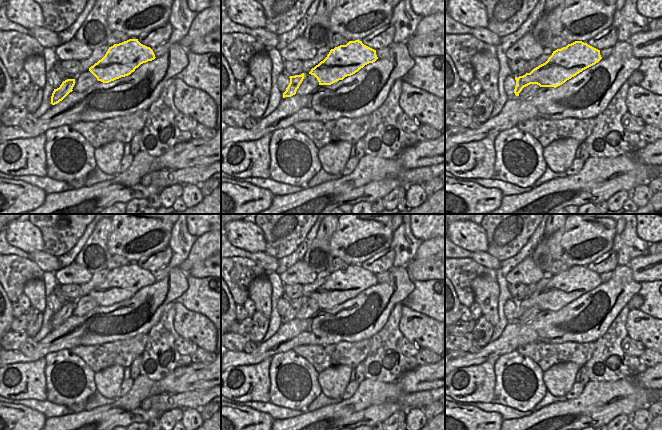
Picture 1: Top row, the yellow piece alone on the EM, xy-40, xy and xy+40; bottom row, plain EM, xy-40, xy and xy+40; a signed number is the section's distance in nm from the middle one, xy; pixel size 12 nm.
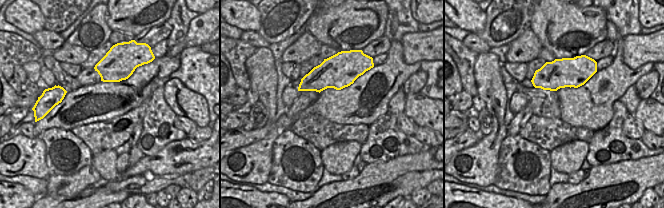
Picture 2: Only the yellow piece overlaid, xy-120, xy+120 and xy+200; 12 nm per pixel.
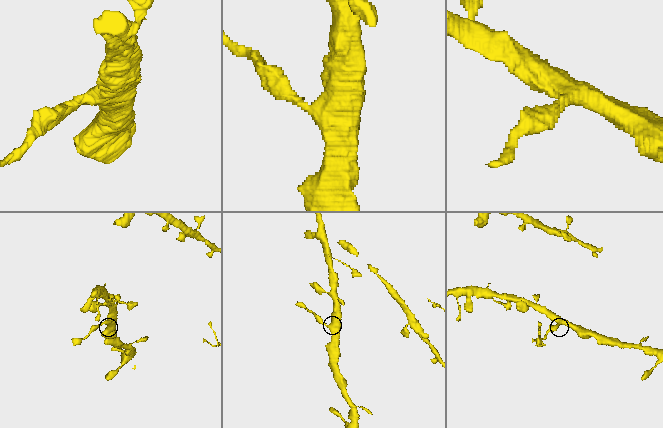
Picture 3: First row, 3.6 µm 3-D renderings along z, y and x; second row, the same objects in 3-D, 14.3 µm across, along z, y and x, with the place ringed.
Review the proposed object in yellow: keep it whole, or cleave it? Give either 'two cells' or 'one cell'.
two cells

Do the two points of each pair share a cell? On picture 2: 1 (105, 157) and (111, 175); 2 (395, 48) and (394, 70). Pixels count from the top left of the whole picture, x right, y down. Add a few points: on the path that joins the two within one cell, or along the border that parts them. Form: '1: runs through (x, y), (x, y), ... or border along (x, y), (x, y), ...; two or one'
1: runs through (105, 161), (108, 171); one
2: runs through (395, 53), (394, 65); one

